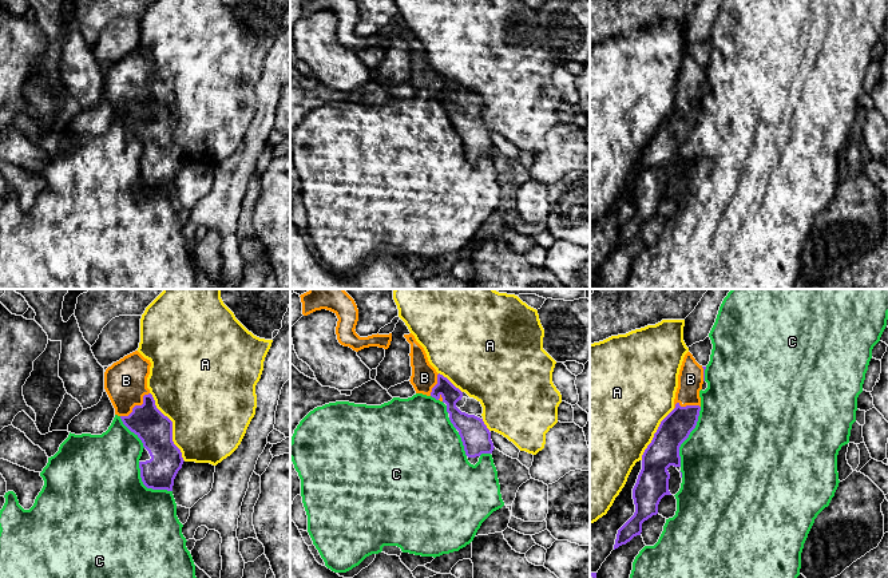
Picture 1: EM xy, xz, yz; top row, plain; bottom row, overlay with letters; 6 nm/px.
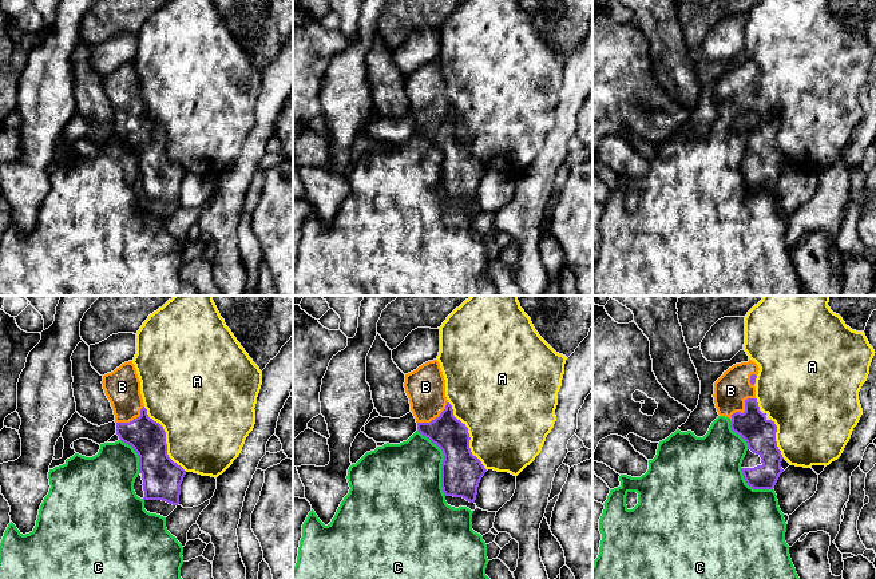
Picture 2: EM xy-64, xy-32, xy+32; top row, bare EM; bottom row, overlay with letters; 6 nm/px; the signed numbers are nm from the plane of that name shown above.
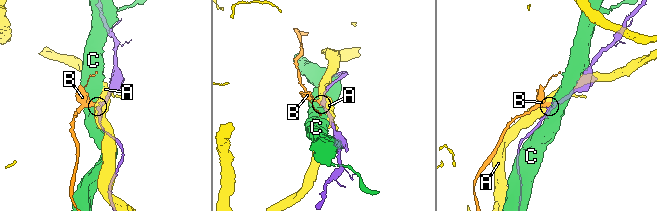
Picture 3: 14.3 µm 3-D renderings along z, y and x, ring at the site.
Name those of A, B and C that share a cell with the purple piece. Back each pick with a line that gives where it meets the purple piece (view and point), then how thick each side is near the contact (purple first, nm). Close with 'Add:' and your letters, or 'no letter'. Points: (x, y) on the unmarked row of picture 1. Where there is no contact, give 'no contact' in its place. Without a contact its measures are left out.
B: meets purple in xy at (137, 106); 200 nm thick on the purple side, 260 nm on the other
Add: B

